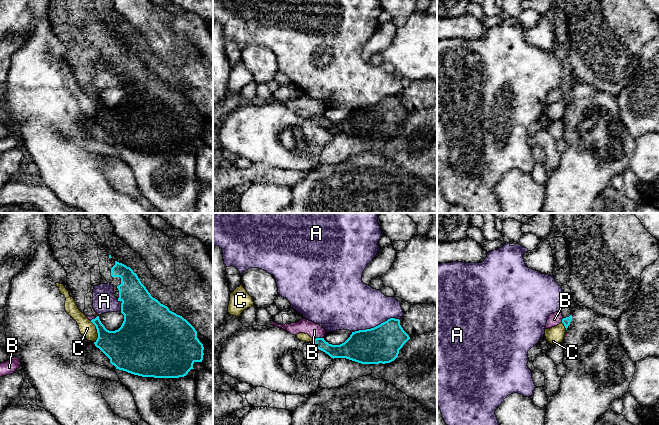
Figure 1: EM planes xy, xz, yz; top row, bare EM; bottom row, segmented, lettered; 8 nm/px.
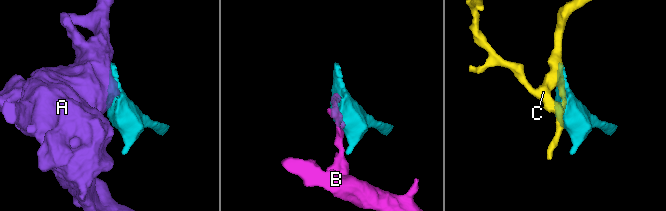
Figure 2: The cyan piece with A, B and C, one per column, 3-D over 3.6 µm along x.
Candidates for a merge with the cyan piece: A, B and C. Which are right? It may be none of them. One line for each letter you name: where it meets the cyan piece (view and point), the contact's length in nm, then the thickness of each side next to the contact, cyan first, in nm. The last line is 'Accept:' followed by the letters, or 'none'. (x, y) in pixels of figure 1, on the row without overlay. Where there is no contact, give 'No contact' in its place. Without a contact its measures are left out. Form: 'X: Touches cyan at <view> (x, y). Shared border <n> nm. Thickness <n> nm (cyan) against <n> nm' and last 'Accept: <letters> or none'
Accept: none

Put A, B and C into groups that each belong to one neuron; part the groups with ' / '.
A / B / C

